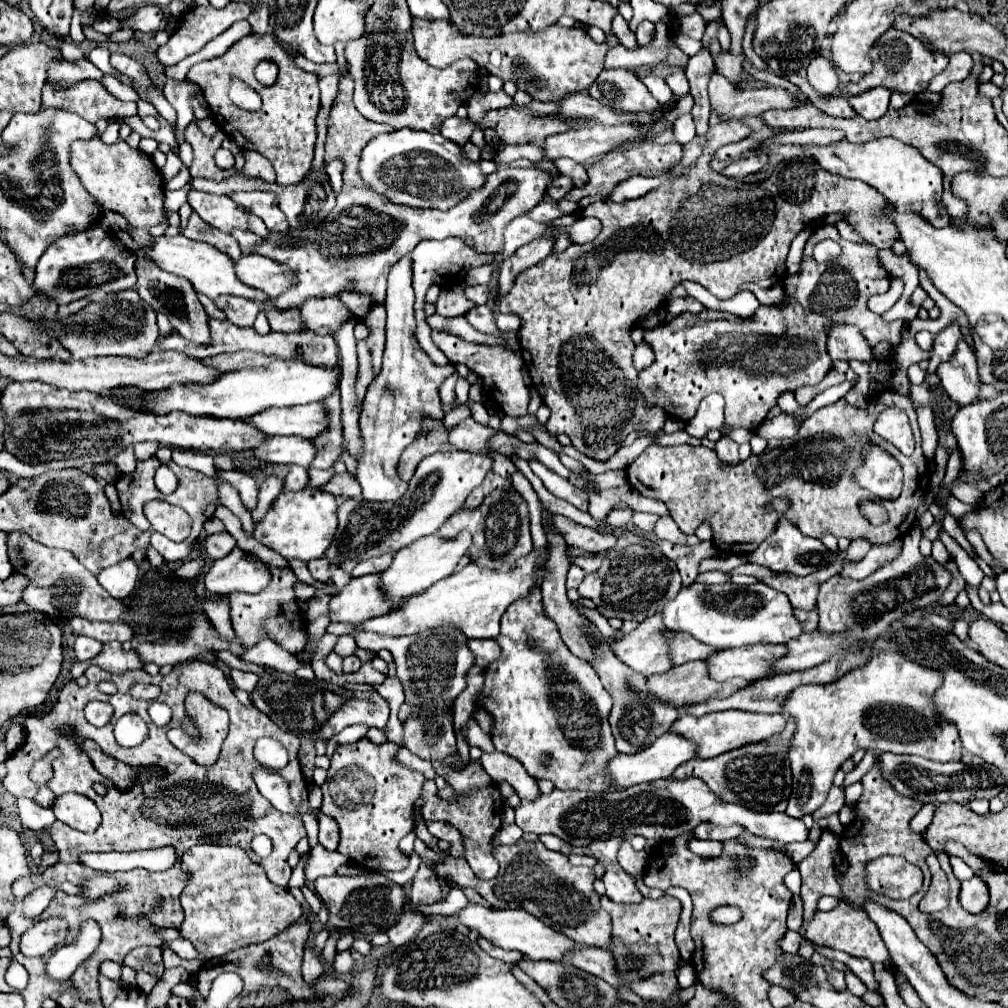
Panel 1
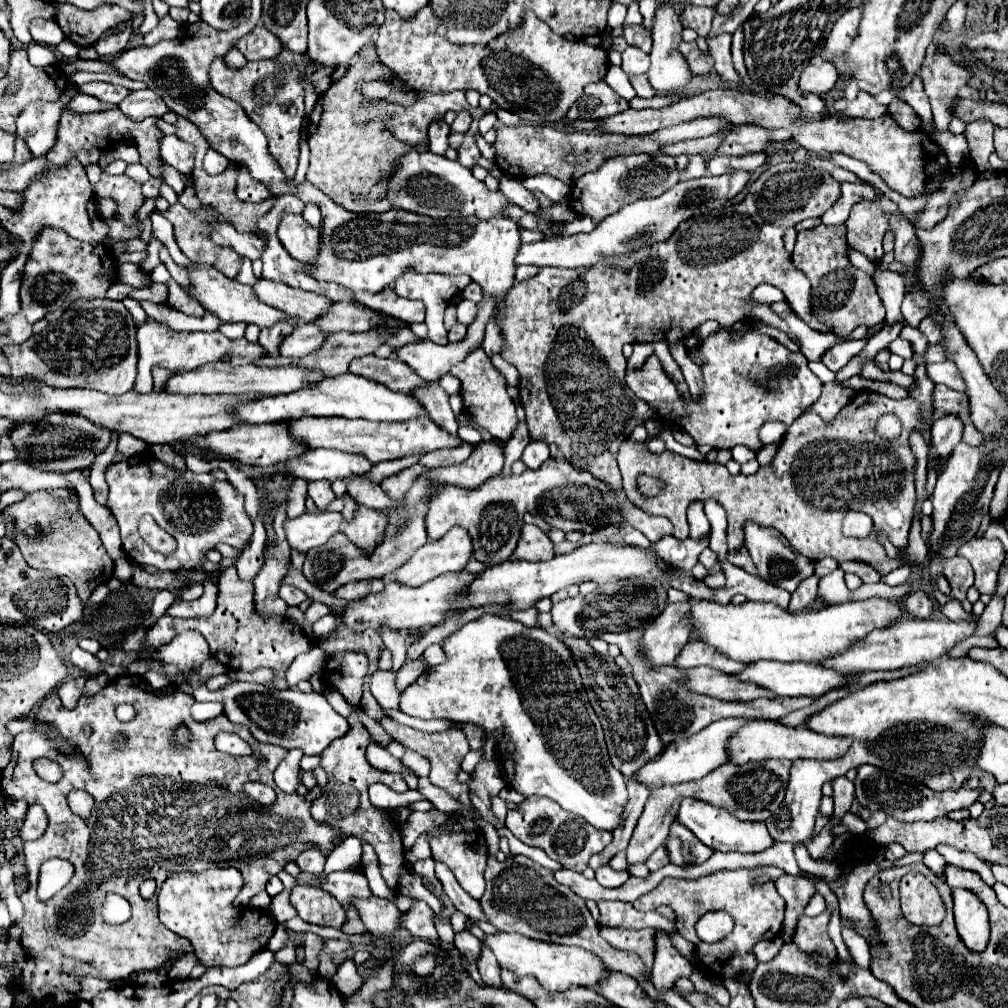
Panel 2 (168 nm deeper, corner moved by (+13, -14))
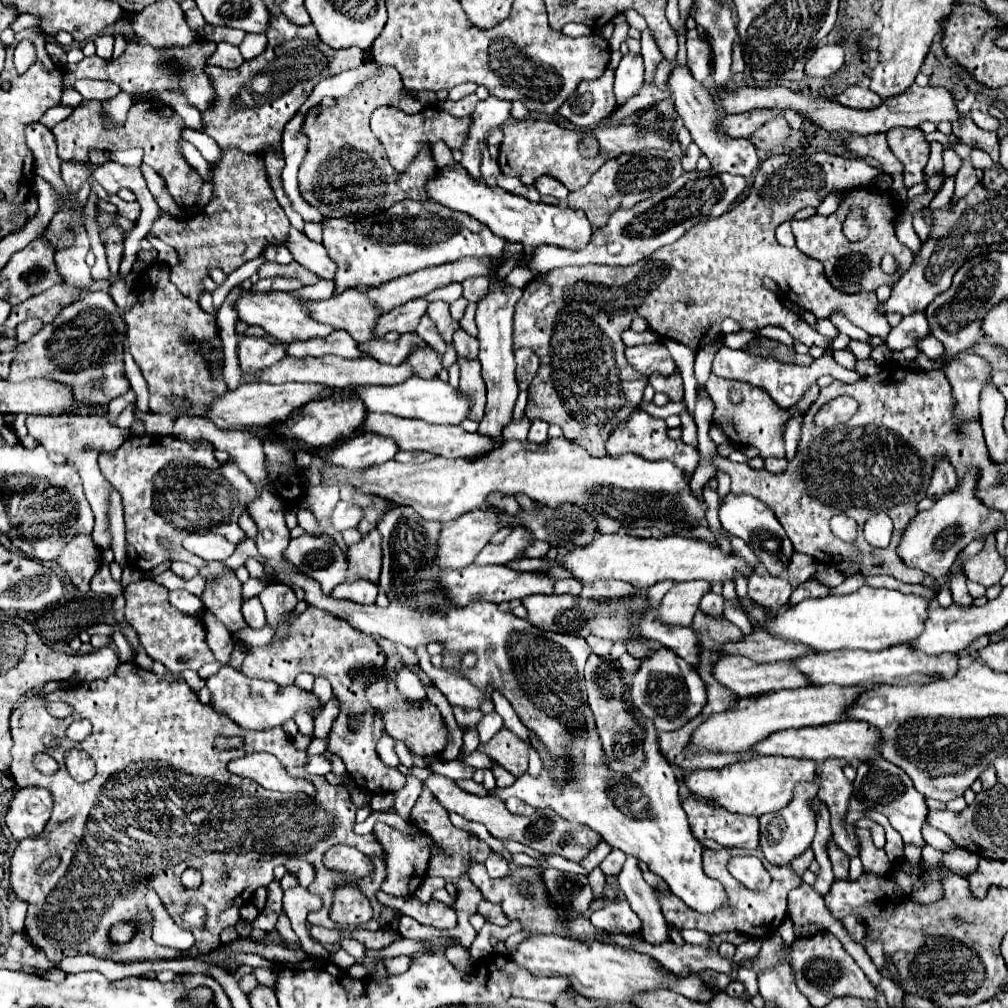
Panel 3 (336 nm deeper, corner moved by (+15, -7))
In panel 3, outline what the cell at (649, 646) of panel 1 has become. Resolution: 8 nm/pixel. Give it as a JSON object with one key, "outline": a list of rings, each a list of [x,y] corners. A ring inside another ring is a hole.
{"outline":[[[687,581],[675,585],[659,603],[657,617],[663,625],[689,627],[695,611],[699,609],[701,597],[711,589],[707,581]]]}

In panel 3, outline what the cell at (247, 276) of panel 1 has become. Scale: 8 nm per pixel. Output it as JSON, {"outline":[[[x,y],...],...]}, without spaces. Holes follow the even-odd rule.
{"outline":[[[347,289],[341,295],[333,295],[329,299],[321,299],[321,301],[301,299],[301,301],[317,323],[343,329],[357,343],[365,343],[373,339],[373,321],[377,321],[381,313],[373,309],[371,301],[361,291]]]}

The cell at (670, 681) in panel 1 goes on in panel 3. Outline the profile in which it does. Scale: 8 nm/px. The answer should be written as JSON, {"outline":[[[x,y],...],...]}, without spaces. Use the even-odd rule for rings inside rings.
{"outline":[[[723,655],[723,657],[719,657],[717,663],[713,663],[711,673],[723,687],[733,691],[737,697],[759,697],[759,695],[767,695],[767,693],[777,693],[781,689],[805,687],[805,679],[801,677],[801,673],[797,673],[797,669],[789,669],[789,661],[757,665],[755,661],[747,661],[745,657]]]}

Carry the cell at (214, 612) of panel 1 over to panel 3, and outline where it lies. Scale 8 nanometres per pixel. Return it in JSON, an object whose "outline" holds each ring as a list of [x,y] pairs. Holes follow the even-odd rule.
{"outline":[[[171,591],[169,593],[169,603],[173,607],[177,607],[179,611],[193,615],[193,617],[201,617],[203,609],[201,609],[201,599],[189,591]]]}

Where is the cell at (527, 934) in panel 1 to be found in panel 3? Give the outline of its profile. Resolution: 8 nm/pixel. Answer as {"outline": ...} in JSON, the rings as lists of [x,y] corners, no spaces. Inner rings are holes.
{"outline":[[[531,935],[517,945],[511,959],[533,975],[565,977],[567,981],[571,981],[571,987],[579,995],[603,999],[607,1003],[633,1001],[633,995],[639,991],[665,989],[661,967],[651,961],[651,957],[637,951],[625,951],[601,941],[583,943],[561,935]]]}

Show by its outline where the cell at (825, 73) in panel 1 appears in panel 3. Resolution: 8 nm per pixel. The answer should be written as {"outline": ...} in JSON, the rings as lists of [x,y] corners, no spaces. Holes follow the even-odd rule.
{"outline":[[[841,45],[819,47],[811,59],[805,63],[805,73],[809,77],[831,77],[845,63],[845,49]]]}

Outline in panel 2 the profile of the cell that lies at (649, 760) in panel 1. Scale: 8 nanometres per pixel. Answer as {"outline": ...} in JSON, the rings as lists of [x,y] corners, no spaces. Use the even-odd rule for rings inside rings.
{"outline":[[[731,718],[731,720],[717,720],[715,724],[709,724],[703,728],[703,732],[697,732],[691,738],[685,738],[681,742],[671,742],[667,748],[663,748],[661,756],[655,760],[647,762],[633,778],[643,782],[649,788],[659,788],[665,784],[679,784],[679,782],[689,782],[689,780],[699,780],[719,768],[721,764],[729,762],[729,752],[727,752],[727,742],[729,738],[743,728],[743,724],[749,724],[749,720],[743,718]]]}

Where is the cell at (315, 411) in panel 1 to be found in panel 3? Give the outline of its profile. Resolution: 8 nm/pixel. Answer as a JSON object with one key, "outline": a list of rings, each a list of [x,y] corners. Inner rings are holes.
{"outline":[[[367,413],[365,419],[363,419],[363,423],[357,427],[357,433],[373,433],[373,435],[379,435],[379,437],[389,437],[389,439],[395,441],[395,445],[399,447],[399,451],[429,451],[429,453],[437,453],[441,457],[473,457],[473,455],[481,455],[481,453],[487,453],[487,451],[493,451],[495,447],[499,447],[495,443],[489,443],[487,437],[479,437],[479,433],[467,433],[467,431],[463,431],[457,425],[431,425],[431,423],[425,423],[425,421],[419,421],[419,419],[403,419],[403,417],[393,417],[393,415],[387,415],[387,413],[385,415],[383,413]]]}

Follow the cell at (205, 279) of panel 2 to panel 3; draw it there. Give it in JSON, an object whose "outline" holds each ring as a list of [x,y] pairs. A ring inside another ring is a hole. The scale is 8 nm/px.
{"outline":[[[241,291],[235,301],[237,317],[249,325],[263,327],[271,337],[275,337],[281,343],[289,343],[293,339],[311,339],[311,337],[325,337],[333,331],[329,325],[321,325],[305,313],[305,307],[301,301],[297,301],[291,293],[283,291],[269,291],[269,293],[253,293],[253,291]]]}

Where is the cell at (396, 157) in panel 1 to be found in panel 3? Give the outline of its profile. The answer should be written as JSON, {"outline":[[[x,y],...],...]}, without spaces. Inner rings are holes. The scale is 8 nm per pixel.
{"outline":[[[451,163],[443,169],[437,169],[437,175],[427,181],[425,195],[431,201],[437,201],[453,211],[469,213],[483,225],[489,225],[489,229],[505,237],[507,241],[519,241],[525,247],[537,247],[541,243],[551,243],[559,247],[571,247],[581,249],[591,239],[591,225],[581,209],[571,209],[563,205],[545,205],[545,203],[533,203],[525,197],[513,195],[501,187],[489,187],[485,179],[473,179],[465,169],[461,169],[459,163]]]}

